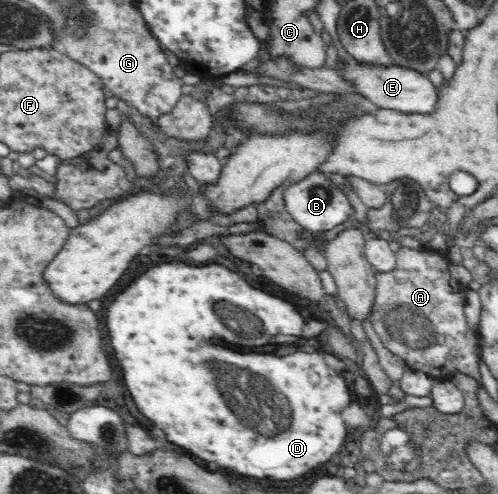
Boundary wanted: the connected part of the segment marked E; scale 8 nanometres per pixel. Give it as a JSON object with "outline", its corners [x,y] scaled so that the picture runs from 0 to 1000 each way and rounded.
{"outline":[[[709,115],[679,117],[671,142],[693,164],[705,164],[715,188],[729,192],[765,221],[791,221],[799,227],[861,233],[876,221],[880,178],[851,148],[797,132],[737,130]]]}

